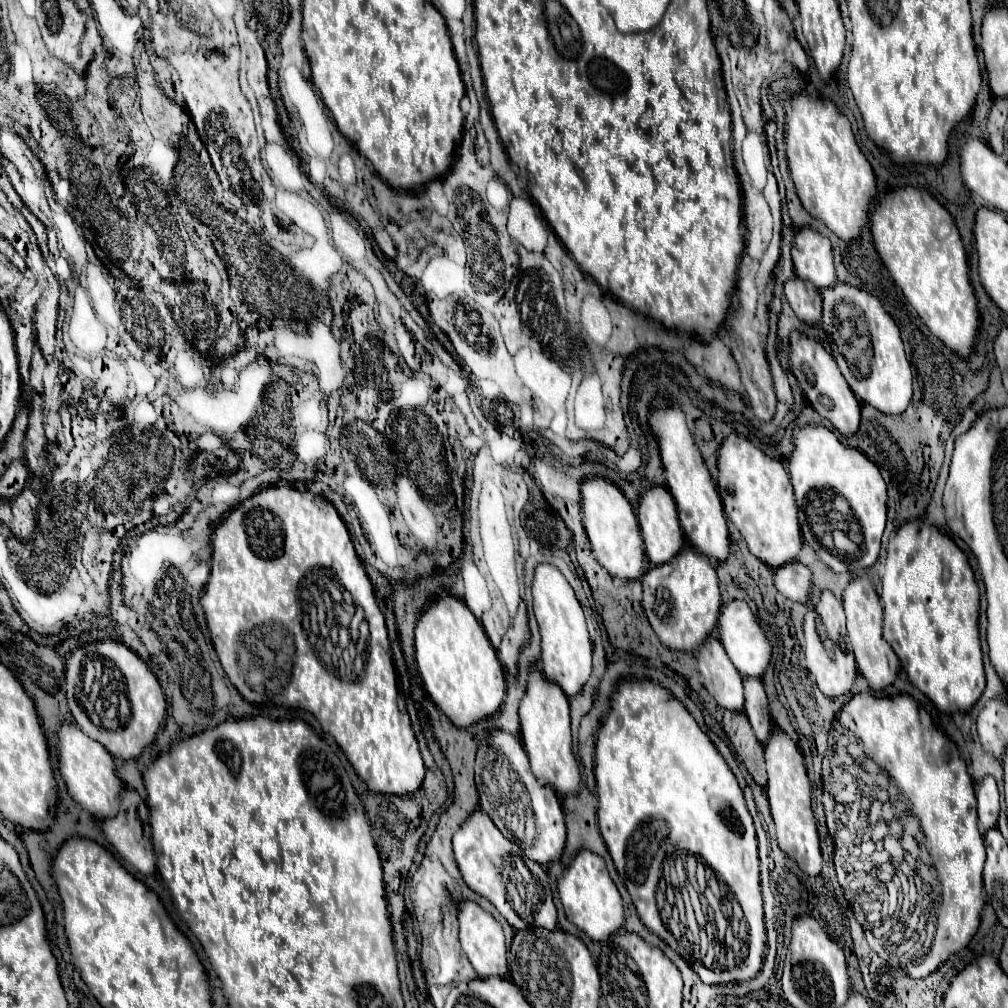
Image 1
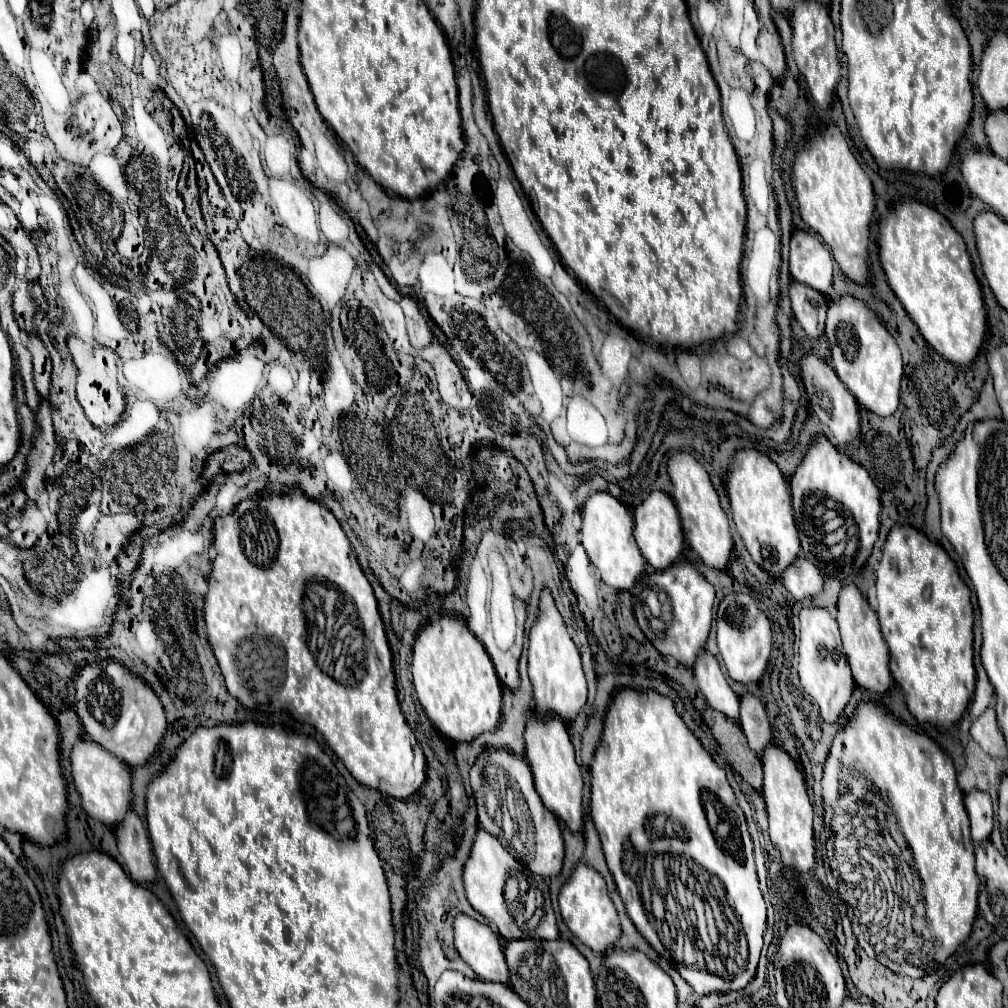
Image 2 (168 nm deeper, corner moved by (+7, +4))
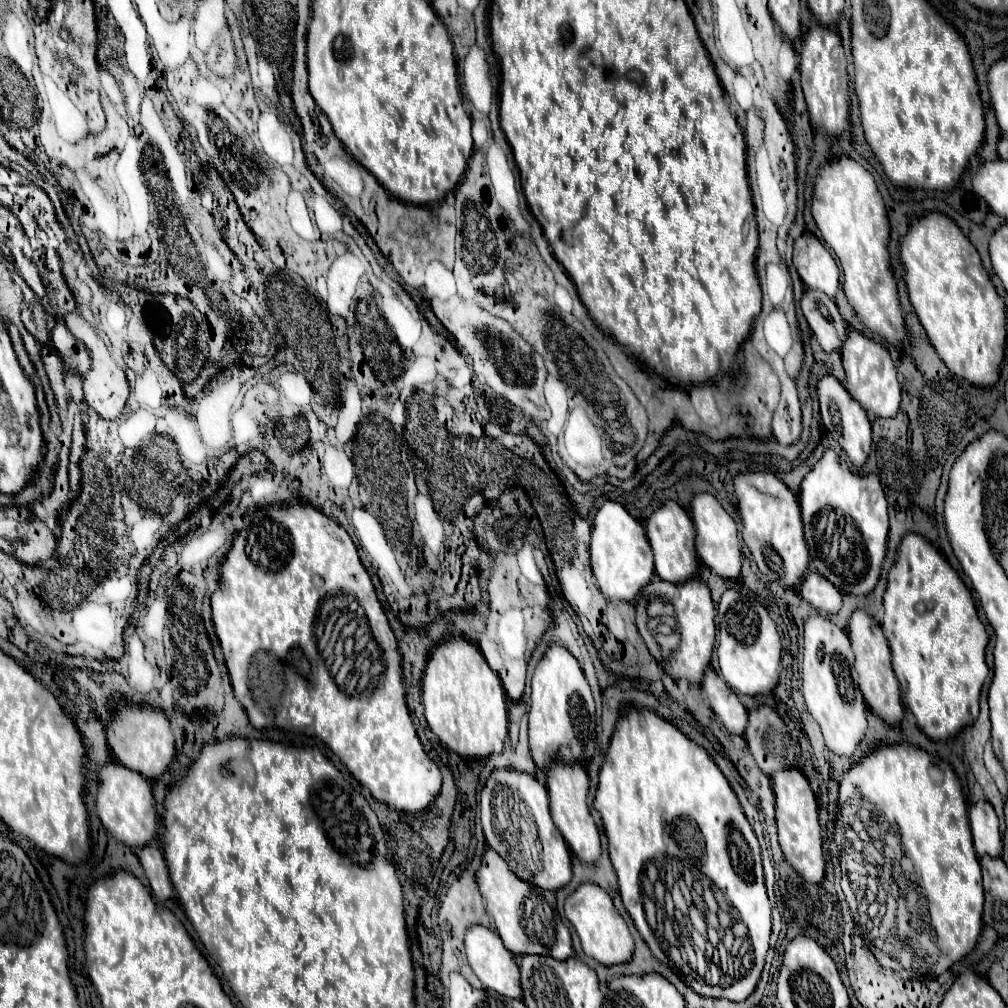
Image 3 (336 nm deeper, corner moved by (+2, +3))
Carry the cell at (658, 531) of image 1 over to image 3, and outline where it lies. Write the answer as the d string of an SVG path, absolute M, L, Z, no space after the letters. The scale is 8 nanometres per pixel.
M662 503L646 521L646 537L654 553L656 573L664 581L682 583L684 579L694 577L696 573L696 549L694 549L694 525L690 515L676 503Z

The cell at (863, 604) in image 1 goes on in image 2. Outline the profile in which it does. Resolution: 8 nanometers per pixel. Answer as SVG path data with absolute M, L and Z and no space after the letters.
M845 584L839 596L837 604L837 622L841 628L841 638L843 638L843 650L847 656L847 662L853 672L853 680L859 688L863 690L873 690L873 692L887 692L893 684L891 672L889 672L889 650L887 644L881 636L881 628L877 622L877 614L869 608L867 600L861 596L855 584Z

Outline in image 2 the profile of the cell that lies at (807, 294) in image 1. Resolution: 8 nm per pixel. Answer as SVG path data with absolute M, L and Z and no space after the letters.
M793 282L789 288L791 308L801 324L801 328L811 338L821 338L825 334L825 318L827 318L827 298L799 282Z

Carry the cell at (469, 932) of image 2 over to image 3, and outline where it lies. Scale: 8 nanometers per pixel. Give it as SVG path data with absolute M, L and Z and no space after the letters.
M472 925L466 931L466 955L472 971L478 975L482 981L484 989L498 991L500 995L506 995L508 999L520 999L522 997L522 987L520 987L520 971L516 965L514 955L504 947L502 939L498 937L496 931L480 925Z

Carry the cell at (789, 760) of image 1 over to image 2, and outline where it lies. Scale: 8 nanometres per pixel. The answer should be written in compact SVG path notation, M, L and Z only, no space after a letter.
M771 746L771 750L767 750L767 754L763 754L761 762L763 762L763 772L765 772L763 798L767 804L771 842L779 848L781 862L785 866L795 868L797 872L809 872L815 864L813 806L807 796L803 774L799 772L799 768L791 760L791 756L777 746Z

